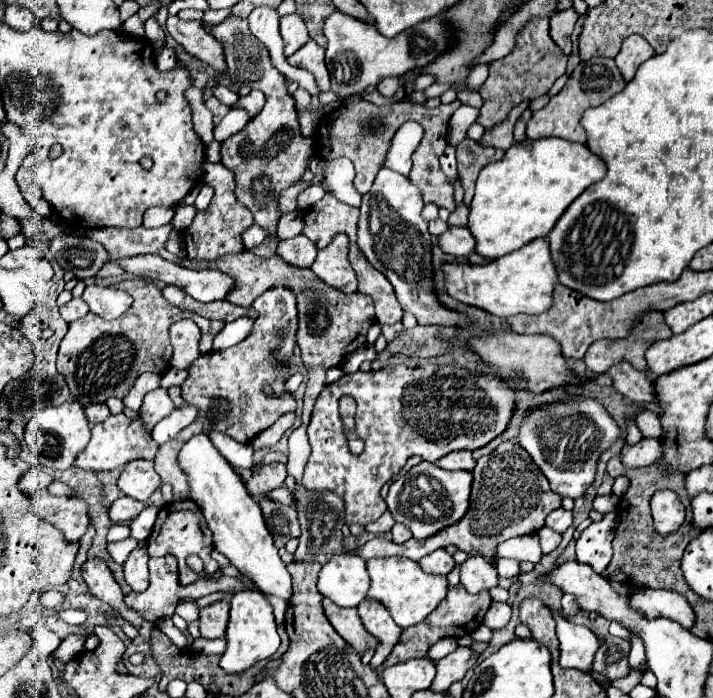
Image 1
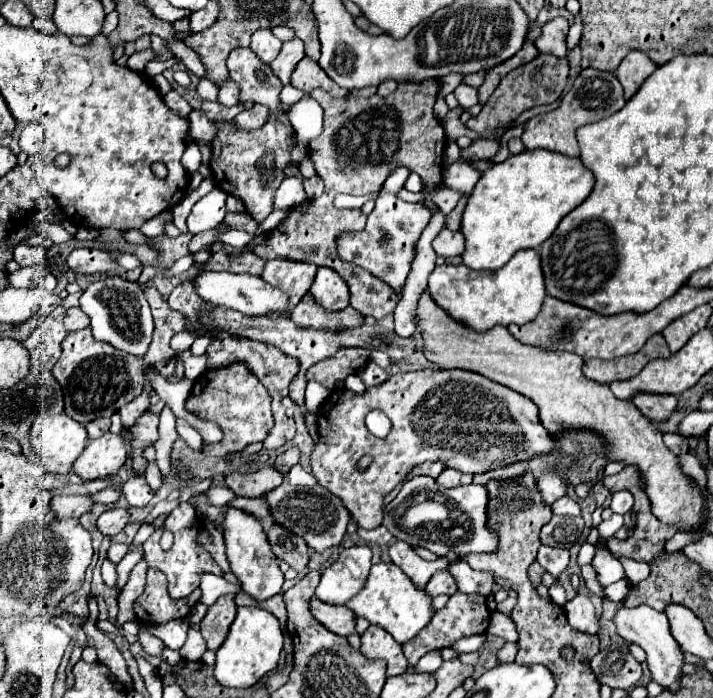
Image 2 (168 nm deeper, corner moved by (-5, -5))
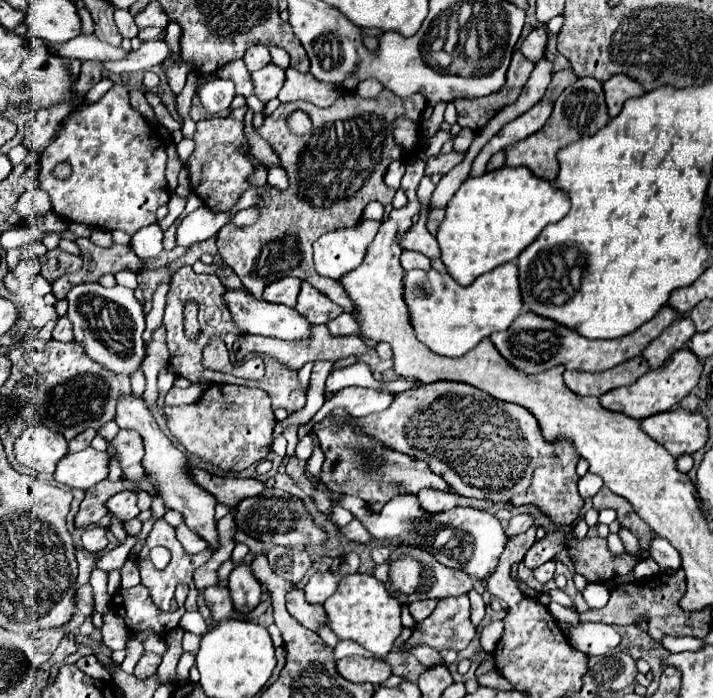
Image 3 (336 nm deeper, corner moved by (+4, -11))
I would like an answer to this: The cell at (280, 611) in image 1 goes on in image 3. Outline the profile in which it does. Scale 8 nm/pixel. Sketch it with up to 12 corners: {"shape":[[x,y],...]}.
{"shape":[[143,584],[119,590],[111,608],[129,630],[177,628],[185,612],[163,612]]}

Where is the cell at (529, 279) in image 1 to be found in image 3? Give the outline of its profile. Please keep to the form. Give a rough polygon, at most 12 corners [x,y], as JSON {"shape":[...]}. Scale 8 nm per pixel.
{"shape":[[507,262],[461,286],[409,270],[417,338],[463,356],[521,314],[519,268]]}

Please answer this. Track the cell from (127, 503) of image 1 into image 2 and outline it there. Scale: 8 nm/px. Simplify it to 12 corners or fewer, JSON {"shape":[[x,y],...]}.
{"shape":[[110,508],[96,520],[104,536],[116,536],[128,524],[124,508]]}

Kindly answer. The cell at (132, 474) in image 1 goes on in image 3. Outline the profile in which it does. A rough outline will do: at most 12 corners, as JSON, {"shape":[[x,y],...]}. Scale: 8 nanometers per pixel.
{"shape":[[133,490],[115,494],[107,508],[121,520],[139,514]]}

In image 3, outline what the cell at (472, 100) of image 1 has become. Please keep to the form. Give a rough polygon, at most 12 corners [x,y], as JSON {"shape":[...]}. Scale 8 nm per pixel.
{"shape":[[463,128],[453,140],[453,148],[467,152],[475,132]]}

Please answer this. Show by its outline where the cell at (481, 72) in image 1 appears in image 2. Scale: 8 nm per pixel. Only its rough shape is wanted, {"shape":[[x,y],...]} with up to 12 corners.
{"shape":[[464,86],[454,90],[462,110],[478,104],[476,88]]}

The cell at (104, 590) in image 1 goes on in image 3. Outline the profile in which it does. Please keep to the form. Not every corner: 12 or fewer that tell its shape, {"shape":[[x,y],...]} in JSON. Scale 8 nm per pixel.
{"shape":[[145,652],[137,662],[133,674],[149,678],[155,674],[161,656]]}

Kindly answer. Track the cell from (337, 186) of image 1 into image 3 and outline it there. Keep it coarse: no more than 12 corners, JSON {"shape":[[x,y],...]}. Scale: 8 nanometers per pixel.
{"shape":[[371,201],[365,207],[362,218],[382,220],[384,206]]}

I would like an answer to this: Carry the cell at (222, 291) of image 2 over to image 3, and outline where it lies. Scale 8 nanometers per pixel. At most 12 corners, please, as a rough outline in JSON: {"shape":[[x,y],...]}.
{"shape":[[225,290],[235,324],[247,334],[281,340],[309,336],[293,308]]}

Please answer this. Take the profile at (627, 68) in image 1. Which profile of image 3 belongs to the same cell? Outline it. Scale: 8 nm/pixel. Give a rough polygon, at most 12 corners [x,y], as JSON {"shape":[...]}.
{"shape":[[615,74],[603,84],[609,116],[645,92],[637,80]]}

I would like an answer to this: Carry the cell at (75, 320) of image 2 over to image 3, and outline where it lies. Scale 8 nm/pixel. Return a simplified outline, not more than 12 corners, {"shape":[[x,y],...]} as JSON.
{"shape":[[67,316],[57,320],[53,338],[71,342],[71,322]]}

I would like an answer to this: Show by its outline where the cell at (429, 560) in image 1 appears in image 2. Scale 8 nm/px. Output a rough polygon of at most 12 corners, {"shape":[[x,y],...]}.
{"shape":[[446,570],[436,572],[426,586],[432,598],[452,596],[456,582]]}

